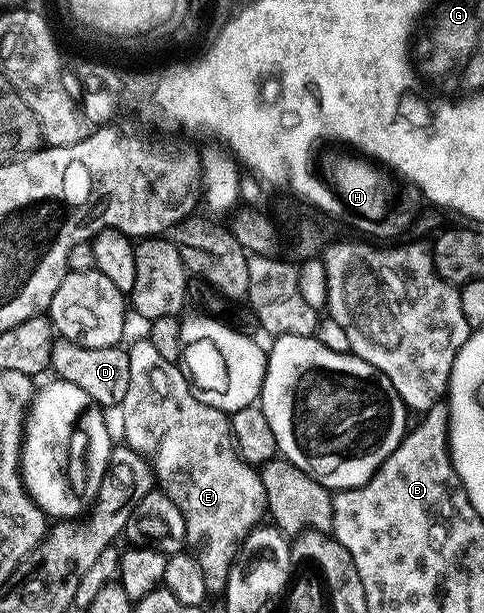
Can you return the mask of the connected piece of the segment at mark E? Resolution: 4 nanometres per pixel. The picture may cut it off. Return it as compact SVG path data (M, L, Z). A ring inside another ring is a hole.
M149 339L132 342L127 356L131 380L129 393L125 393L122 402L126 446L153 461L154 482L183 514L187 534L185 547L200 567L201 577L204 578L208 592L226 592L227 578L233 570L234 563L231 562L234 561L239 546L244 546L245 540L264 522L268 514L265 487L262 485L260 472L239 454L231 432L228 412L219 411L216 407L197 401L184 368L178 362L165 361Z

